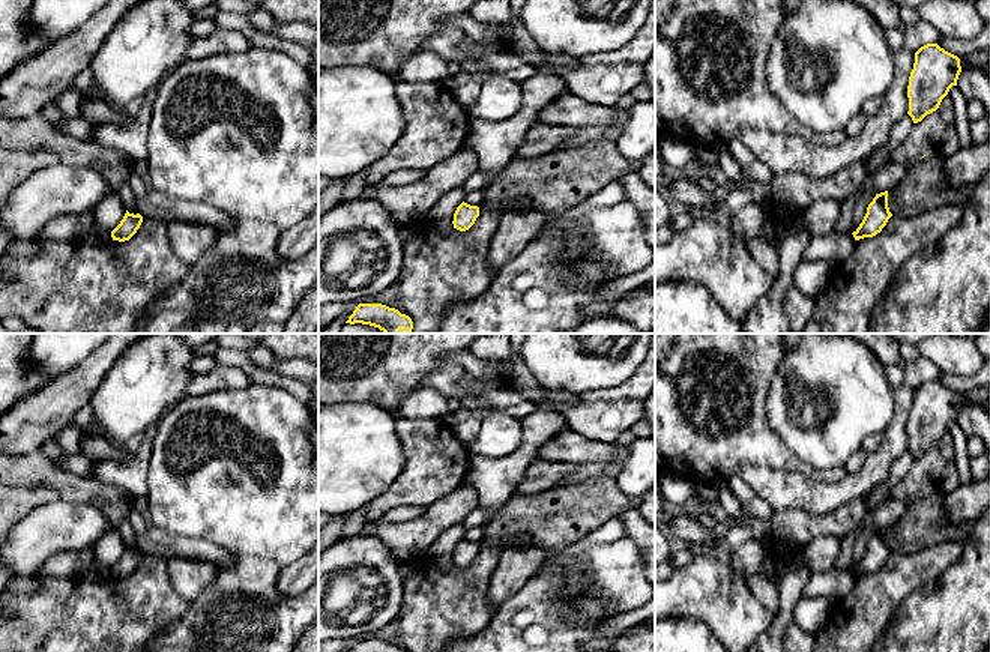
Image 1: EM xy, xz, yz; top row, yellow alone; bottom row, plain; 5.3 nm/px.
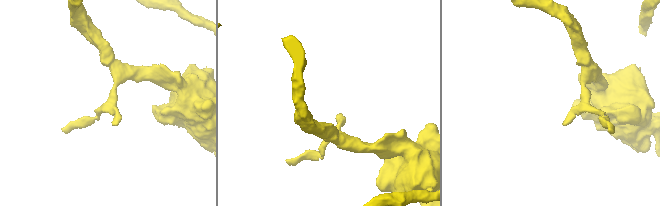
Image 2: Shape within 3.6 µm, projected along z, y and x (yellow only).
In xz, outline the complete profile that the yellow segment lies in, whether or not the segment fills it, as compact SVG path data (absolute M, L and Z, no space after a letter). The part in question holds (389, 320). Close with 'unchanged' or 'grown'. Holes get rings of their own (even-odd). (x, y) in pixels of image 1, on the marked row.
M359 303L346 323L370 324L385 334L398 334L400 329L410 334L413 329L413 321L409 315L382 303Z; unchanged

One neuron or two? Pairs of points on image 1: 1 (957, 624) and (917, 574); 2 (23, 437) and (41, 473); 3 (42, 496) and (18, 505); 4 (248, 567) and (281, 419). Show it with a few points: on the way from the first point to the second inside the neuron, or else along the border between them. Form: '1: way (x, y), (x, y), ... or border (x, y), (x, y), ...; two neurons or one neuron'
1: border (954, 562), (897, 604); two neurons
2: border (38, 448), (15, 455); two neurons
3: way (36, 496), (24, 501); one neuron
4: border (238, 555), (263, 556), (274, 562); two neurons

